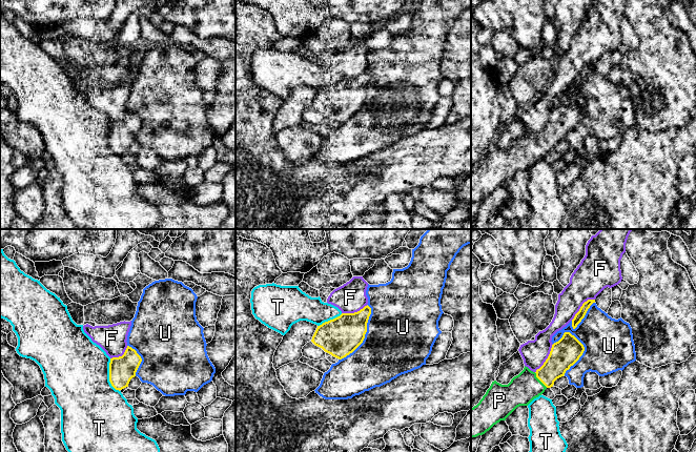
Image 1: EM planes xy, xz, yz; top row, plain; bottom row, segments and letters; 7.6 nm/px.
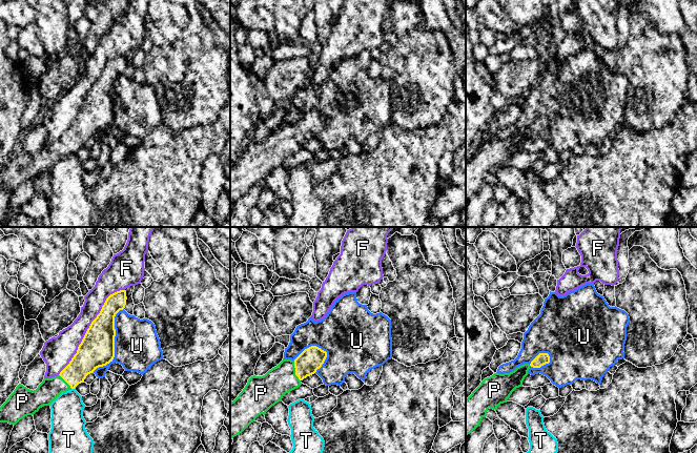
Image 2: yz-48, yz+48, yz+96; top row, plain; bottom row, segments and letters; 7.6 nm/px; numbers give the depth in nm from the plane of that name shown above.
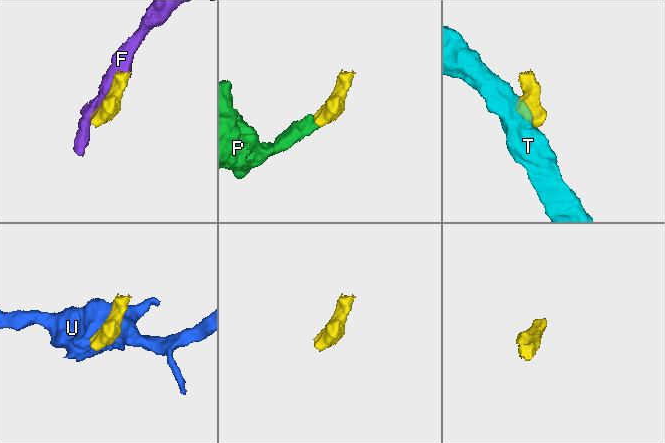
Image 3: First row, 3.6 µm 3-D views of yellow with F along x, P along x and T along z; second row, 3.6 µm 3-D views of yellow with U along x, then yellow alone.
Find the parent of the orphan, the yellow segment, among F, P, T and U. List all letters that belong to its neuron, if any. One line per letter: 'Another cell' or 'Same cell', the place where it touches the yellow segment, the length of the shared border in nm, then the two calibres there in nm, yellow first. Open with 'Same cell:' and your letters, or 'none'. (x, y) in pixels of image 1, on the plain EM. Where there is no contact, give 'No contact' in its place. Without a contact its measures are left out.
Same cell: P
F: Another cell. Touches yellow at yz (547, 123). Shared border 260 nm. Thickness 220 nm (yellow) against 200 nm
P: Same cell. Touches yellow at yz (539, 144). Shared border 160 nm. Thickness 200 nm (yellow) against 220 nm
T: Another cell. Touches yellow at xy (109, 140). Shared border 260 nm. Thickness 200 nm (yellow) against 500 nm
U: Another cell. Touches yellow at yz (582, 117). Shared border 340 nm. Thickness 220 nm (yellow) against 380 nm

